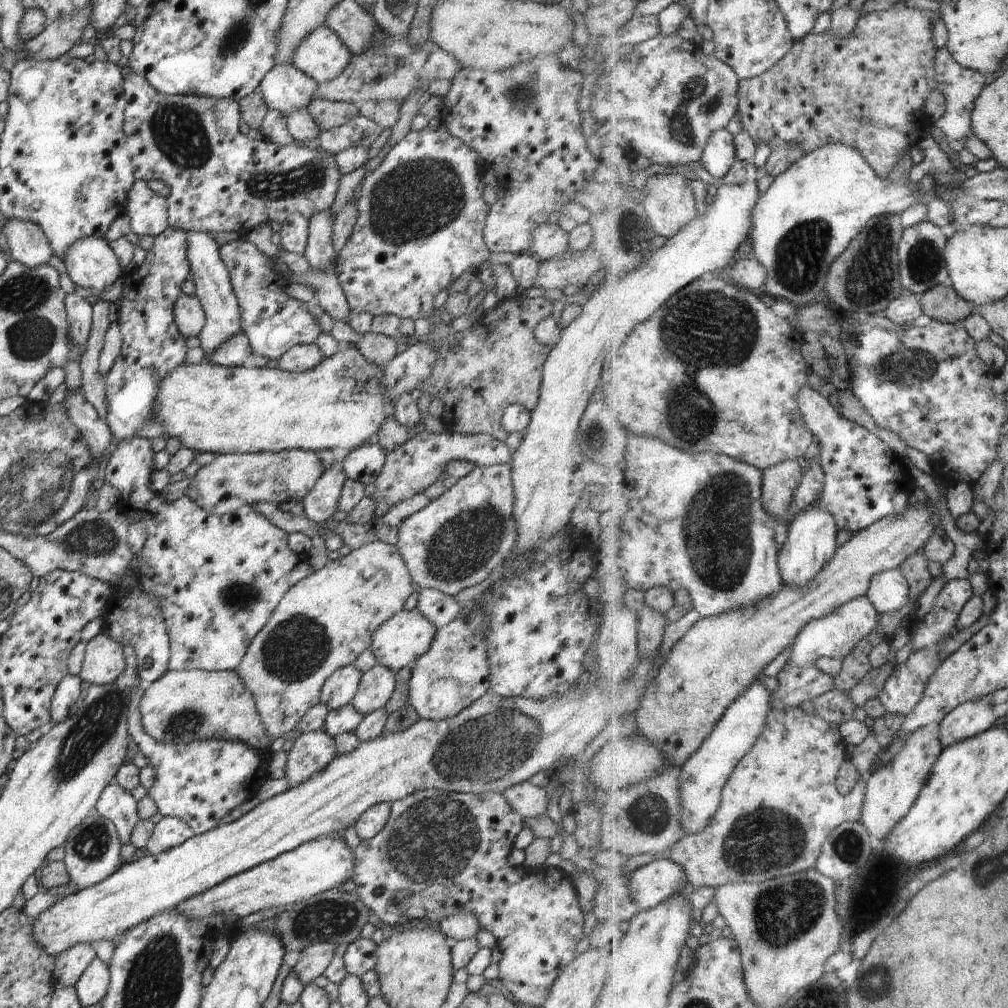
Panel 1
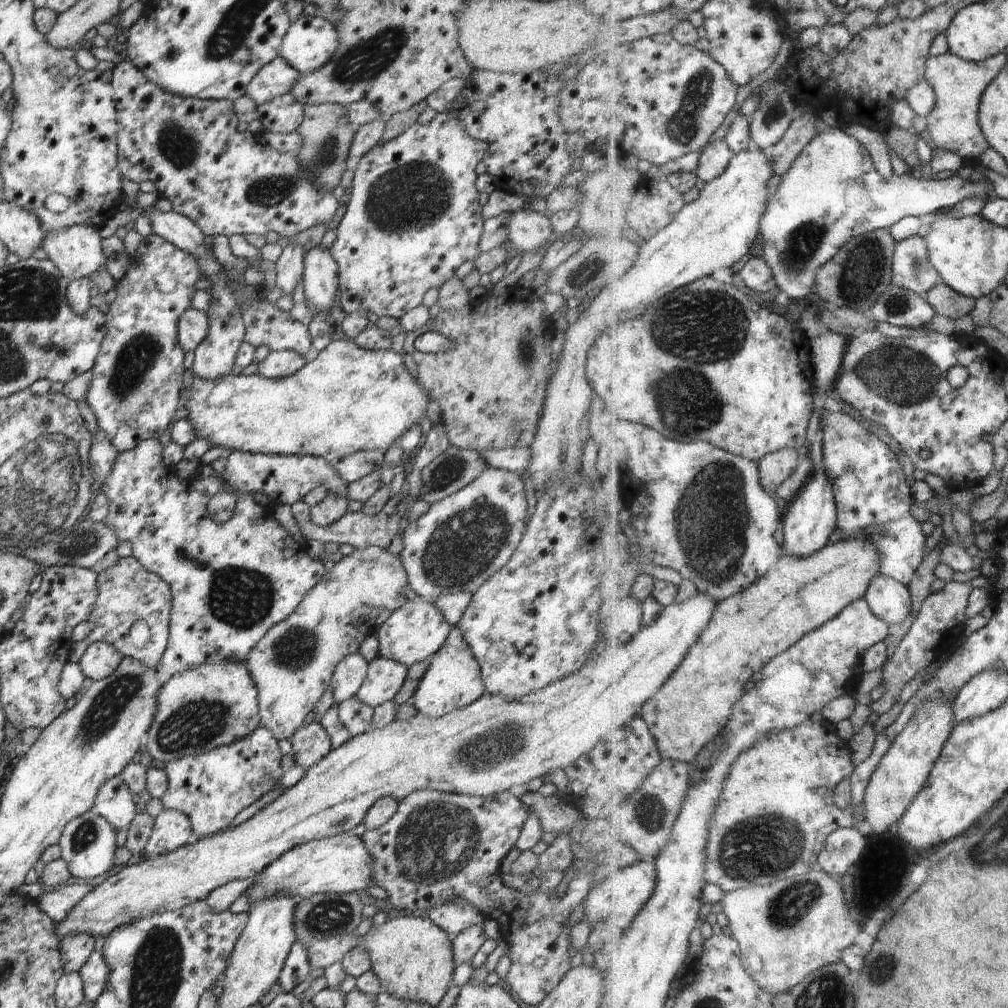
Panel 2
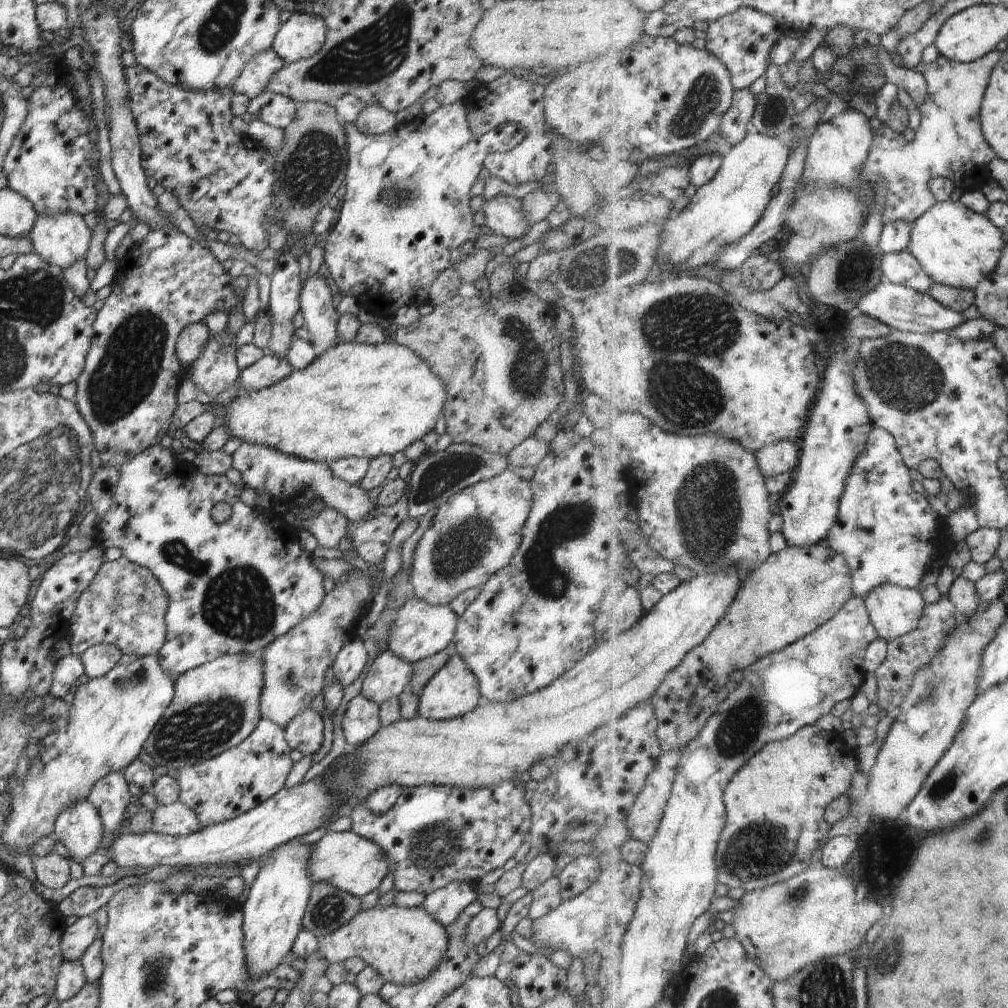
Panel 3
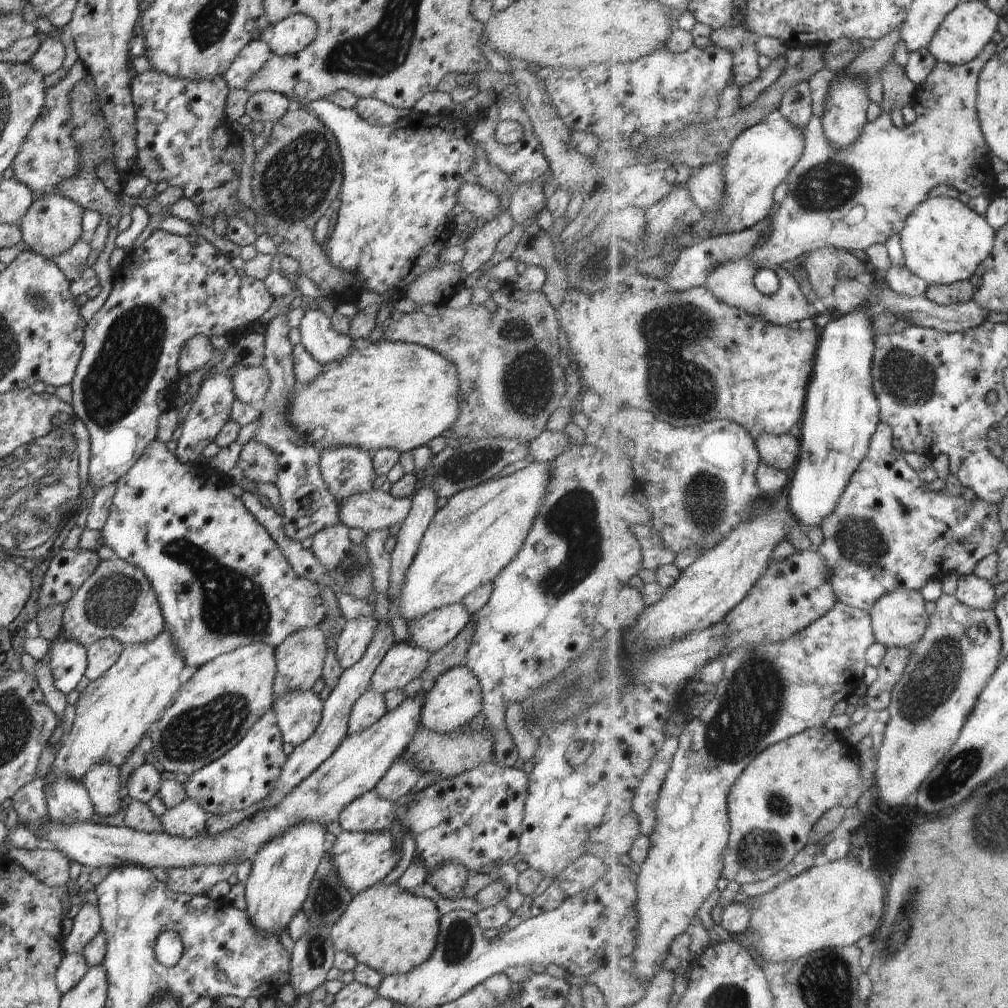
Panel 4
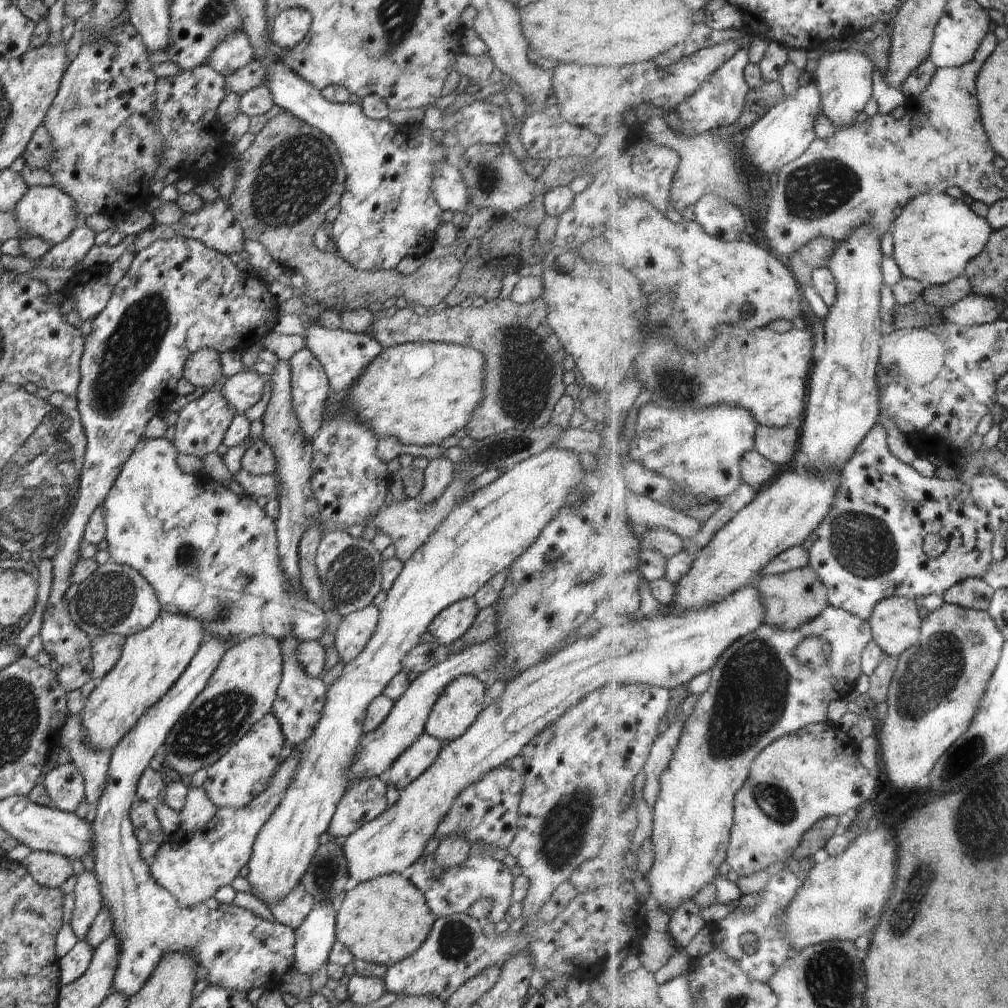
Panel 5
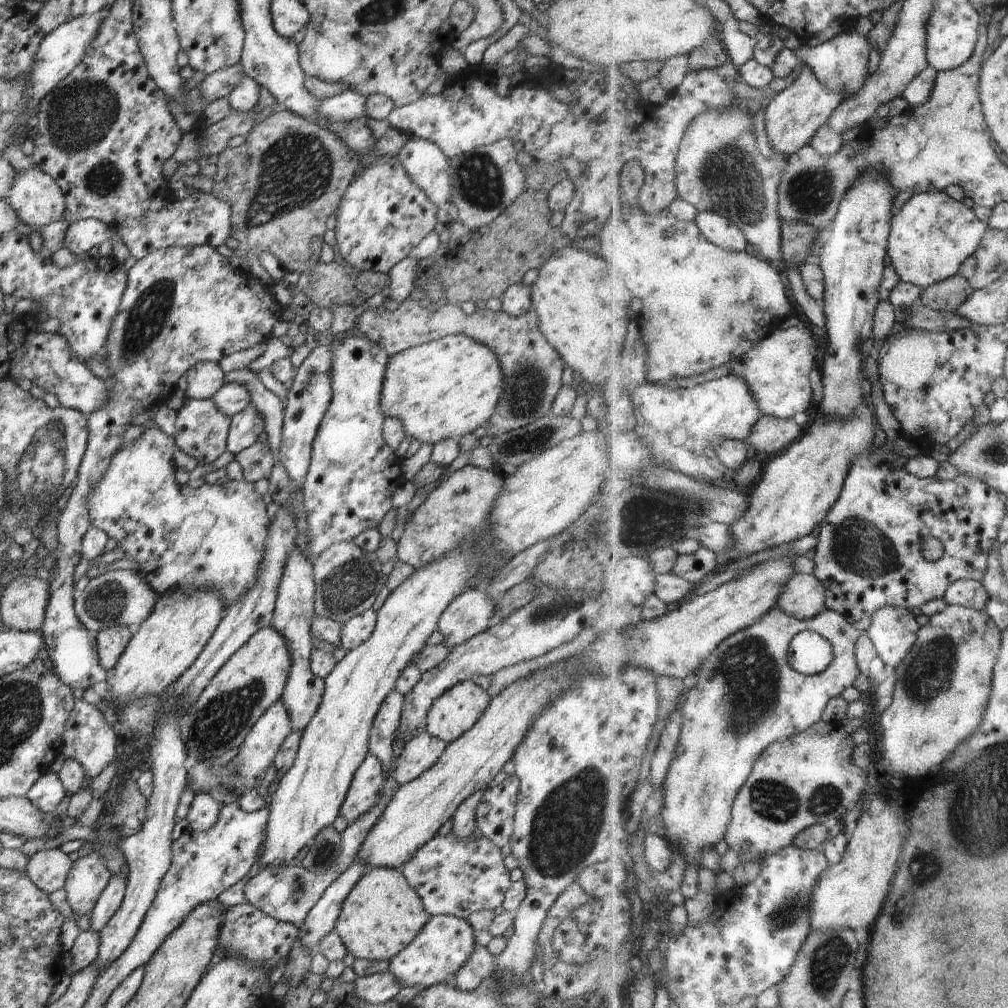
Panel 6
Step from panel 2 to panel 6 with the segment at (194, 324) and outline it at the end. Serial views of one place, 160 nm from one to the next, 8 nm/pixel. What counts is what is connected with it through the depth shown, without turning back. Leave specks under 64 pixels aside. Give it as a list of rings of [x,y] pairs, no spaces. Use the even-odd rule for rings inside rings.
[[[200,361],[186,371],[188,398],[213,398],[224,382],[225,373],[220,365],[214,361]]]

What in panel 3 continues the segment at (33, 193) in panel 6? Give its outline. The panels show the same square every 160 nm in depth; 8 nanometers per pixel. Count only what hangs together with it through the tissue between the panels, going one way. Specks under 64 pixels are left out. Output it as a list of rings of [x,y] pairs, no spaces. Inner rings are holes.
[[[62,211],[61,213],[37,215],[28,238],[30,238],[36,254],[40,255],[42,260],[64,270],[70,268],[75,262],[85,260],[92,231],[83,216],[70,211]]]

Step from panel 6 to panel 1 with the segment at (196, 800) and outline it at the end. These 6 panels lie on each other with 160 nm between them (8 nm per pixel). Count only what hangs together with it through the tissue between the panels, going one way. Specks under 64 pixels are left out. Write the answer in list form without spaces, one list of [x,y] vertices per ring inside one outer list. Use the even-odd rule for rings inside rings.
[[[164,817],[155,823],[147,849],[155,855],[181,845],[194,835],[194,831],[181,818]]]

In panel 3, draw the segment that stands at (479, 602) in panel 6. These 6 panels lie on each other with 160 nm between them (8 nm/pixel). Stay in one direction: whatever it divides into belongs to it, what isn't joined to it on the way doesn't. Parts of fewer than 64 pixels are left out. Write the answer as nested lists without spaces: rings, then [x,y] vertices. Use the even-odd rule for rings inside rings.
[[[411,596],[398,609],[395,621],[387,630],[386,650],[412,664],[435,655],[453,642],[458,619],[450,605],[434,606],[416,596]]]

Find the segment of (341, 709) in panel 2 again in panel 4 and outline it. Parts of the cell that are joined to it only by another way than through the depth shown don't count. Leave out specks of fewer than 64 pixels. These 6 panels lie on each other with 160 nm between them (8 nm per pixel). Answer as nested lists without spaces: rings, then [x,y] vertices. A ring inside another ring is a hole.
[[[367,690],[352,707],[349,716],[348,735],[355,735],[360,731],[370,728],[386,714],[387,708],[384,697],[372,690]]]

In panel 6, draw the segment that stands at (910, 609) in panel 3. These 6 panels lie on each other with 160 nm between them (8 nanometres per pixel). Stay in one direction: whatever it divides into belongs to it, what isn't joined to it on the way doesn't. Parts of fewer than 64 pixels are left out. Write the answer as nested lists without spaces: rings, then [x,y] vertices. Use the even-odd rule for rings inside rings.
[[[885,606],[877,610],[868,633],[890,671],[908,658],[922,627],[917,615],[906,607]]]

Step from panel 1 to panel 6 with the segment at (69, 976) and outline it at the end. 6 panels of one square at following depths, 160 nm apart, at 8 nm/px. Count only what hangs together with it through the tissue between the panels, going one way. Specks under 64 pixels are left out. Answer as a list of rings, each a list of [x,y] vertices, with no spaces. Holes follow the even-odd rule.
[[[96,851],[73,862],[64,885],[72,910],[81,916],[90,914],[110,879],[110,871]]]

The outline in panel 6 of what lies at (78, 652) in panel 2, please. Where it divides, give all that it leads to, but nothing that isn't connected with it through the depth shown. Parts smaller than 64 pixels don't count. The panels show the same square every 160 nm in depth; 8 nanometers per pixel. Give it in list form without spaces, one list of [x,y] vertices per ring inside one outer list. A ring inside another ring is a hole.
[[[115,569],[91,578],[80,592],[75,593],[73,605],[78,620],[95,634],[118,625],[134,630],[150,616],[157,599],[156,592],[139,571]]]

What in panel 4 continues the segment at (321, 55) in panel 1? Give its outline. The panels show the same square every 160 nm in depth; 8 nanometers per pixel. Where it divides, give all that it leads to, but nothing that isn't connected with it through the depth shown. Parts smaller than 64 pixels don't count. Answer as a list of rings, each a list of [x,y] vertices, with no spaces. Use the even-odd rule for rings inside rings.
[[[296,13],[274,24],[272,38],[267,44],[274,55],[295,55],[304,50],[316,35],[316,21],[308,15]]]

